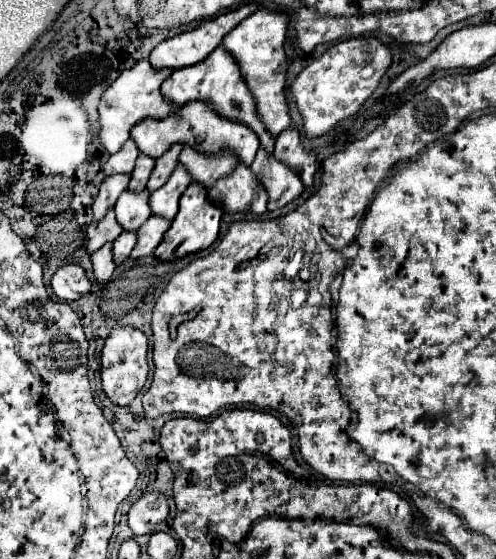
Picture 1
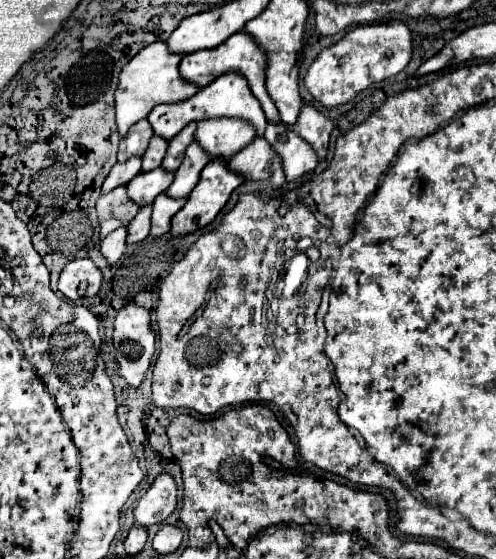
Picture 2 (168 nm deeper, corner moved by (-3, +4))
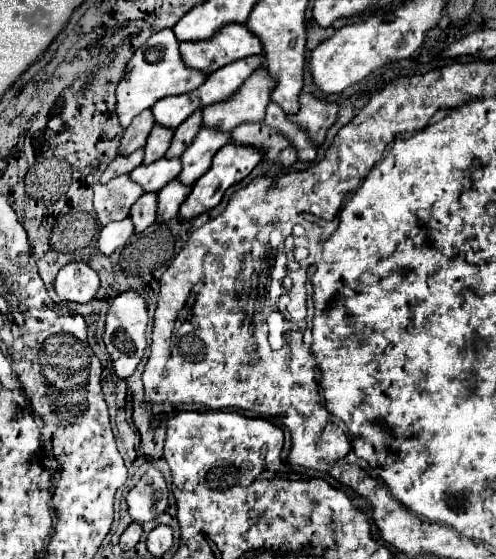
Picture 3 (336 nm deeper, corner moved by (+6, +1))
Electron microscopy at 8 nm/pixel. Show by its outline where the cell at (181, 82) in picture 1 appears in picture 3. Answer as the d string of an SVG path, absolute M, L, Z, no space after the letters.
M223 25L219 33L207 41L183 41L181 55L185 65L205 71L207 75L243 57L261 55L263 45L247 25Z

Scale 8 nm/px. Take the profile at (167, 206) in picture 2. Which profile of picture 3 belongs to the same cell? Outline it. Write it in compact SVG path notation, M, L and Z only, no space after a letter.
M179 179L169 181L159 191L159 209L157 209L157 221L169 221L171 217L177 217L181 203L191 193L191 185L183 185Z

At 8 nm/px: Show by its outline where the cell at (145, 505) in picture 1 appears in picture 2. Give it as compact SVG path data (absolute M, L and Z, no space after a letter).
M160 474L148 492L140 498L134 508L134 520L138 526L162 524L176 508L176 482L170 474Z

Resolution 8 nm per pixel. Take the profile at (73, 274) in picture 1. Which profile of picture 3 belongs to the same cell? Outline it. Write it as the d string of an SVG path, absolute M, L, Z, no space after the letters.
M85 263L65 265L55 279L57 295L73 303L89 303L95 297L97 289L99 289L99 275Z

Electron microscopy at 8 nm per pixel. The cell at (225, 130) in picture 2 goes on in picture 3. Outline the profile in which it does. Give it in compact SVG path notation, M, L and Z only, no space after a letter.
M265 67L257 69L227 101L203 109L203 125L233 131L235 125L263 121L275 85L275 79Z

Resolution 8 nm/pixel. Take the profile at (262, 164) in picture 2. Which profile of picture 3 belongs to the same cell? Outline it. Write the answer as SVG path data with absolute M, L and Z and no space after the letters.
M243 123L233 129L233 141L241 145L253 145L265 149L265 159L277 165L293 165L297 151L281 131L267 127L265 123Z

